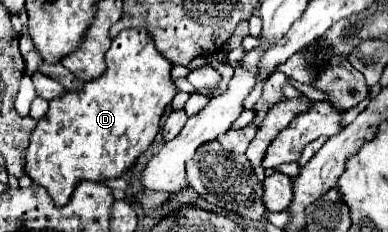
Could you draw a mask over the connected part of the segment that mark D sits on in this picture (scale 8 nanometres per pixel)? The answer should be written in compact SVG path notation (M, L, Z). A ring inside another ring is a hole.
M146 29L120 31L112 39L112 47L106 53L106 71L100 75L100 79L86 81L80 89L66 91L62 97L56 97L46 115L36 123L30 137L30 147L26 151L26 175L30 175L34 183L46 187L48 195L58 207L70 201L70 195L80 181L104 181L120 177L154 141L160 129L160 117L178 91L170 79L170 71L172 63L156 51Z

